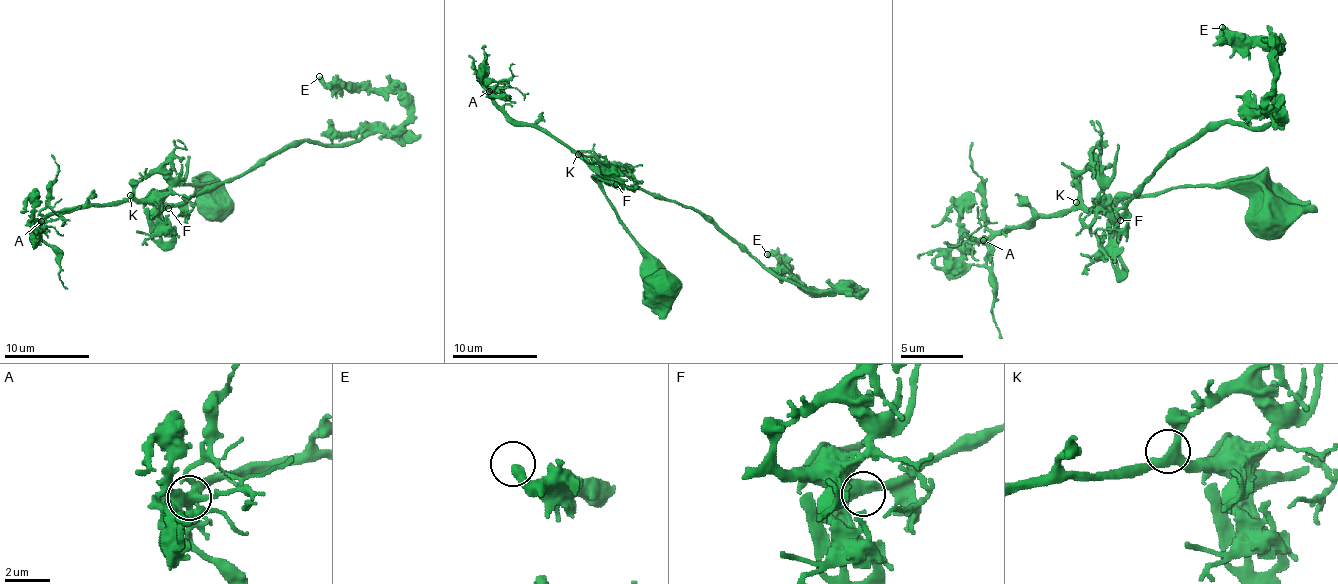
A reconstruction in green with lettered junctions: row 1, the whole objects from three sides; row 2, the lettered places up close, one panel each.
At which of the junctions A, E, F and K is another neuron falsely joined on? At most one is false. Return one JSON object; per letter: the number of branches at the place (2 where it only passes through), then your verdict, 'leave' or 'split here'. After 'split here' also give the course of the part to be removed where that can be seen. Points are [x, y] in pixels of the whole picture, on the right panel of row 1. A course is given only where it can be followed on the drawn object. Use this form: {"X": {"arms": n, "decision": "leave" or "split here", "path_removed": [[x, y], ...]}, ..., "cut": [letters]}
{"A": {"arms": 5, "decision": "leave"}, "E": {"arms": 1, "decision": "leave"}, "F": {"arms": 2, "decision": "leave"}, "K": {"arms": 3, "decision": "leave"}, "cut": []}

